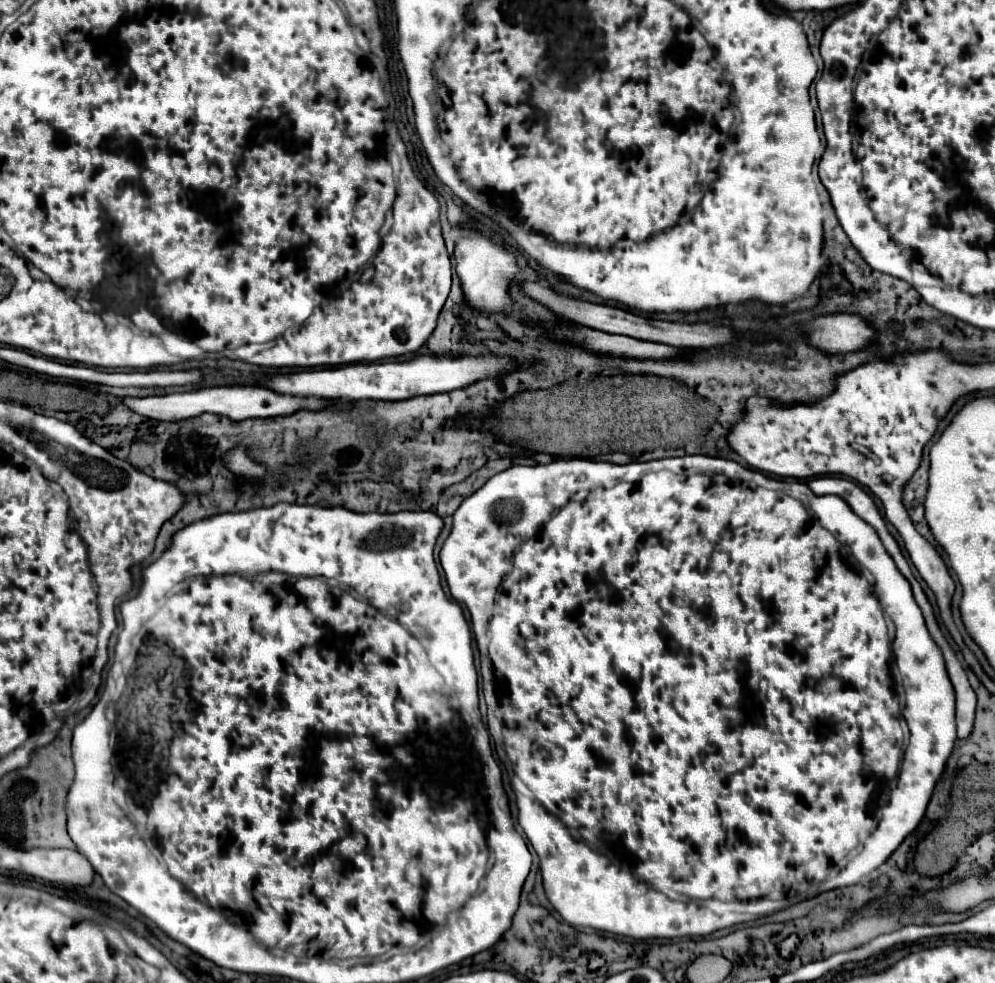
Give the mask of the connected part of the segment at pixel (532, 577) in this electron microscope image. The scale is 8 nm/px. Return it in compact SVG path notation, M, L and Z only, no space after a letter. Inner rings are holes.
M682 456L626 466L580 458L556 460L544 466L512 466L502 474L490 478L486 486L482 486L478 492L474 492L460 504L460 508L454 514L452 532L442 546L440 564L444 568L450 594L458 604L464 604L470 612L472 630L478 650L484 658L484 668L490 643L490 660L496 668L496 674L506 682L506 689L500 687L500 691L491 693L494 694L495 703L493 700L488 704L488 709L491 710L488 710L487 724L489 732L492 732L491 739L500 762L509 766L508 770L513 772L511 787L518 804L518 824L540 858L540 872L544 880L546 898L550 900L554 910L575 929L591 928L600 934L624 936L634 940L672 940L691 938L694 935L705 937L717 930L754 921L797 902L811 899L804 896L806 892L812 894L814 882L830 878L834 880L834 876L838 880L838 872L846 868L846 864L854 860L858 852L870 854L870 858L874 858L876 870L920 824L930 796L934 792L934 786L942 776L946 760L958 738L954 722L954 686L950 686L950 678L946 678L942 652L938 650L936 642L926 630L922 612L914 602L910 582L894 566L894 560L890 558L890 554L886 554L878 534L874 534L874 528L866 526L866 522L862 522L862 518L858 518L856 514L850 514L850 506L846 506L842 498L818 498L816 494L810 494L810 488L804 482L776 480L754 474L756 484L762 484L764 488L750 488L746 482L732 478L744 478L744 466L732 460L710 456ZM858 562L868 564L868 570L874 574L874 588L878 588L878 598L874 594L872 584L862 576L862 568ZM510 570L512 572L506 574L502 596L498 594L500 584L505 572ZM882 608L890 614L892 622L896 624L896 640L892 646ZM892 648L906 688L904 718L910 728L910 744L904 760L904 736L898 720L900 698L894 692L894 682L890 674ZM898 770L898 788L892 792L890 804L884 808L884 818L880 820L874 814L879 811L874 812L874 794L876 790L888 790L888 784L896 778ZM558 818L568 828L578 830L580 836L594 847L591 848L572 838L570 830L562 826Z

